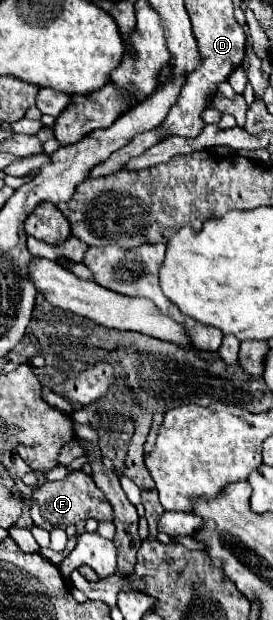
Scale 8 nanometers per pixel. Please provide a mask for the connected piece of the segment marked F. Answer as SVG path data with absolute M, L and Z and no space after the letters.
M72 471L62 481L46 481L42 487L36 487L32 491L30 501L32 501L30 517L32 517L34 525L48 529L48 531L52 531L56 527L66 529L68 525L76 525L78 521L86 521L86 519L96 519L96 521L114 519L112 505L106 501L104 493L96 487L92 477L86 475L84 471Z

